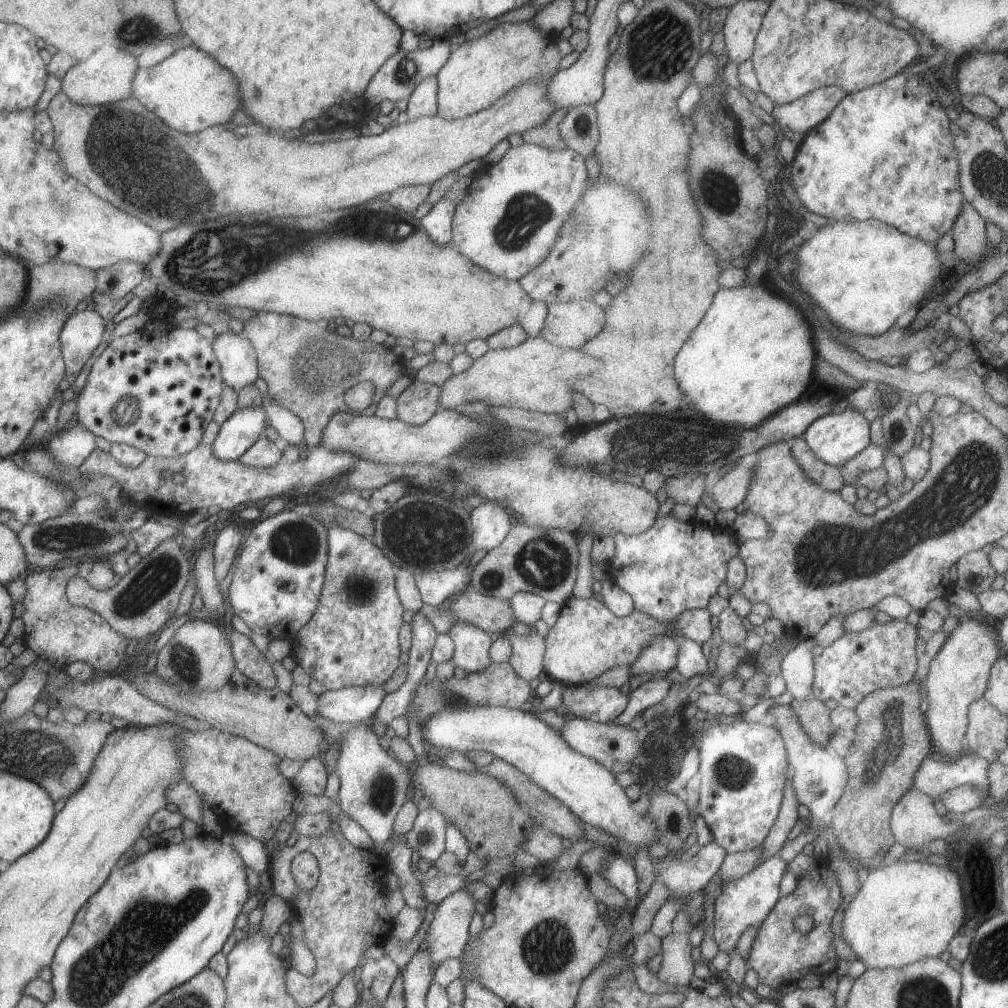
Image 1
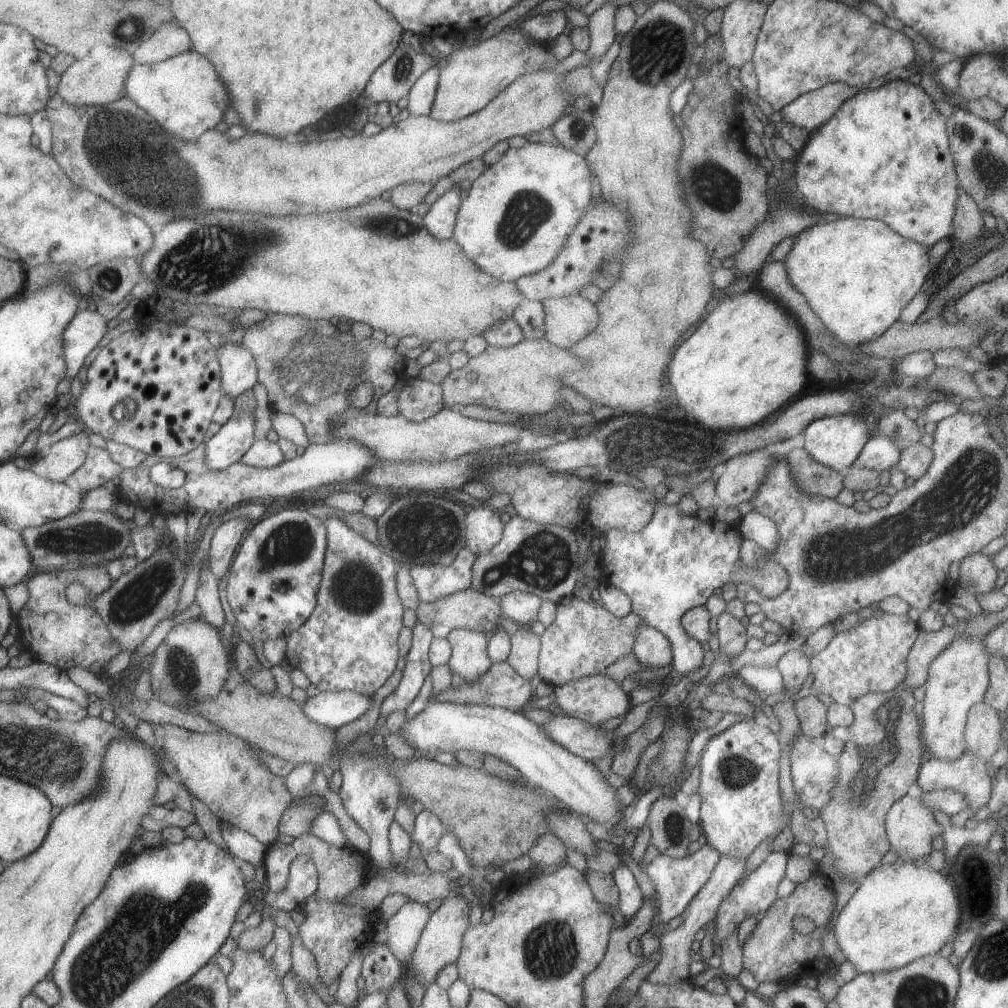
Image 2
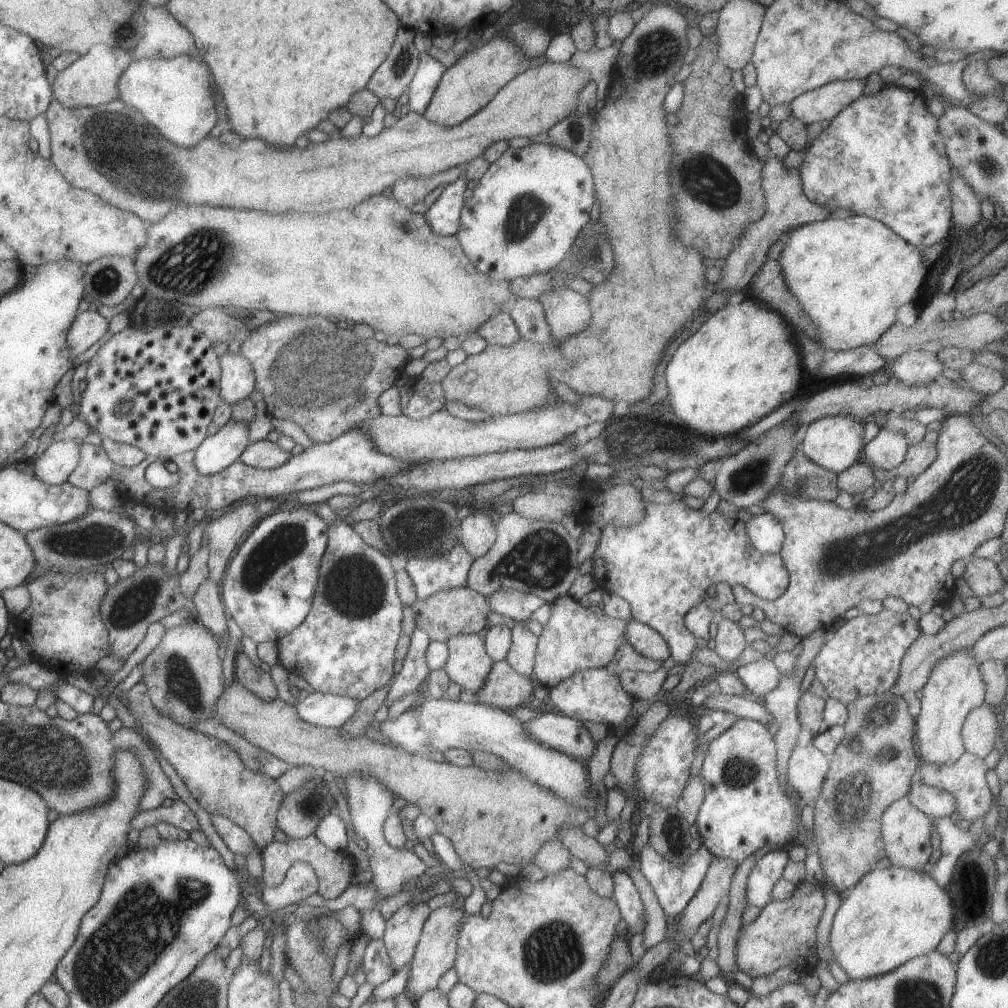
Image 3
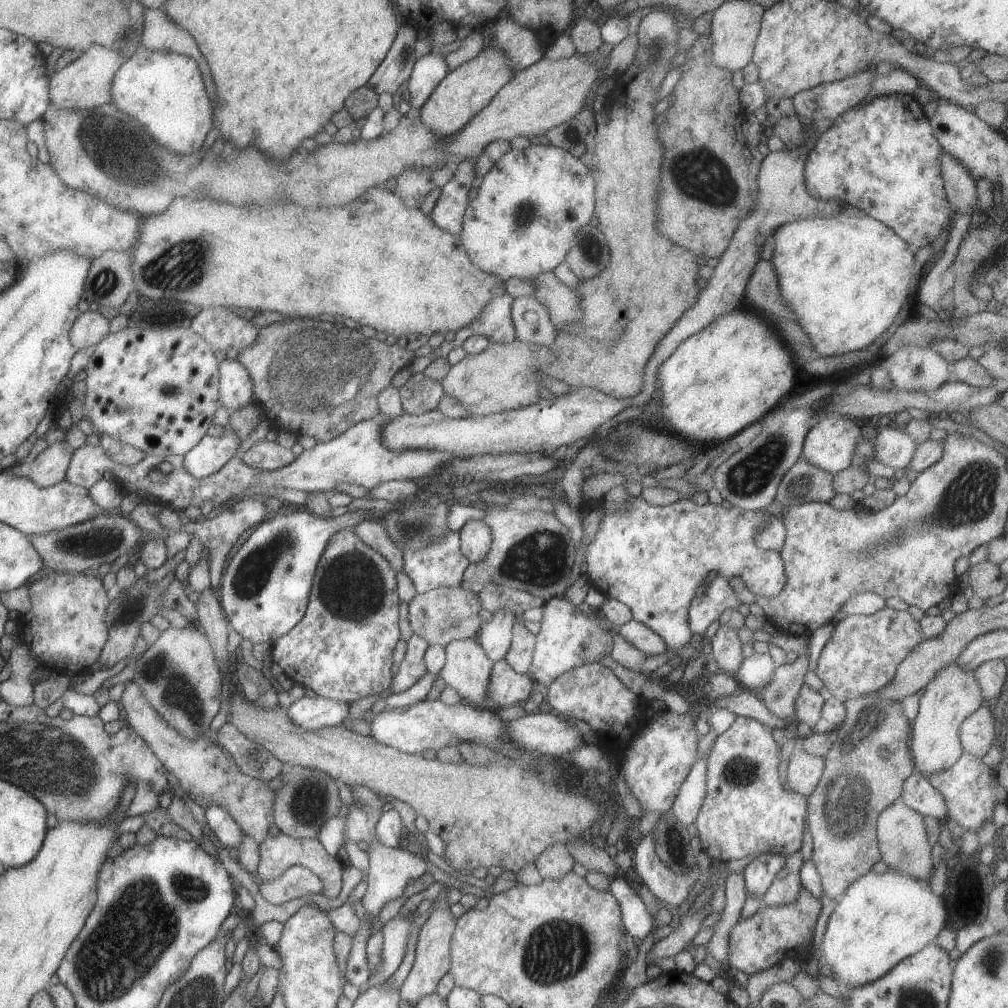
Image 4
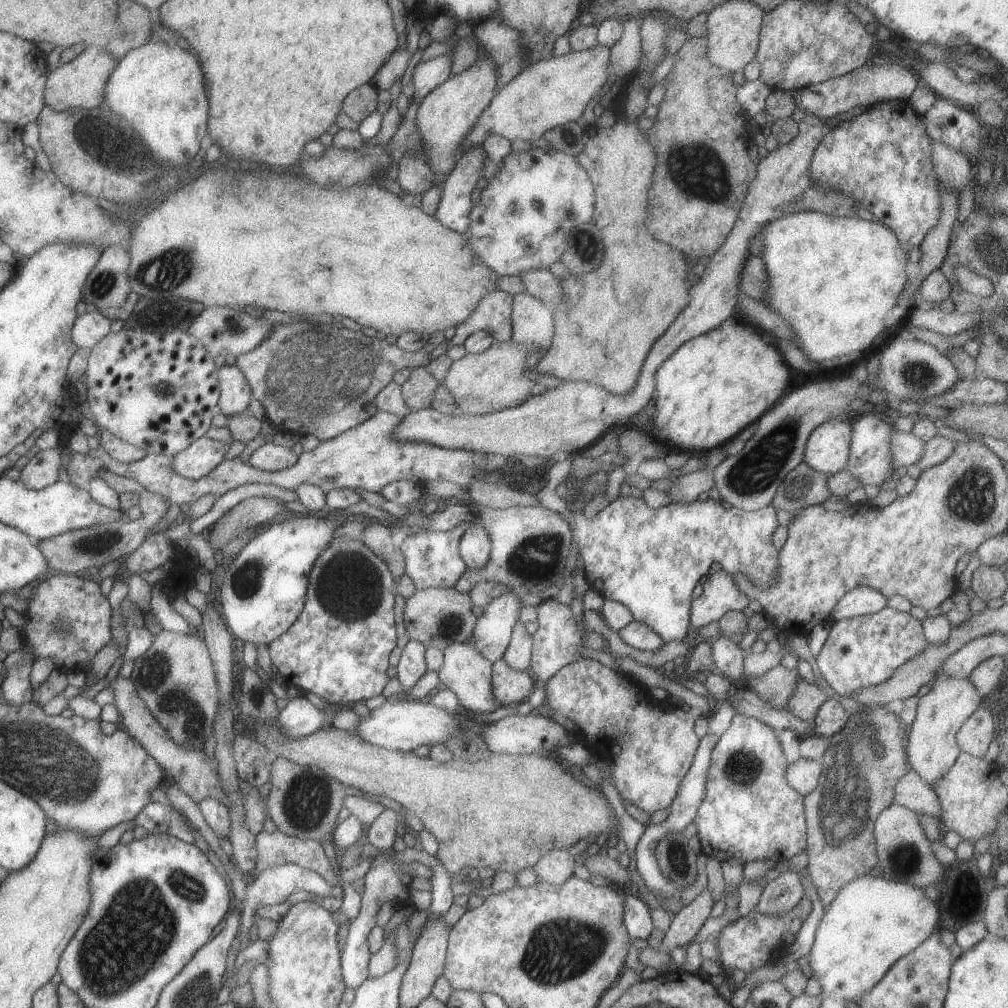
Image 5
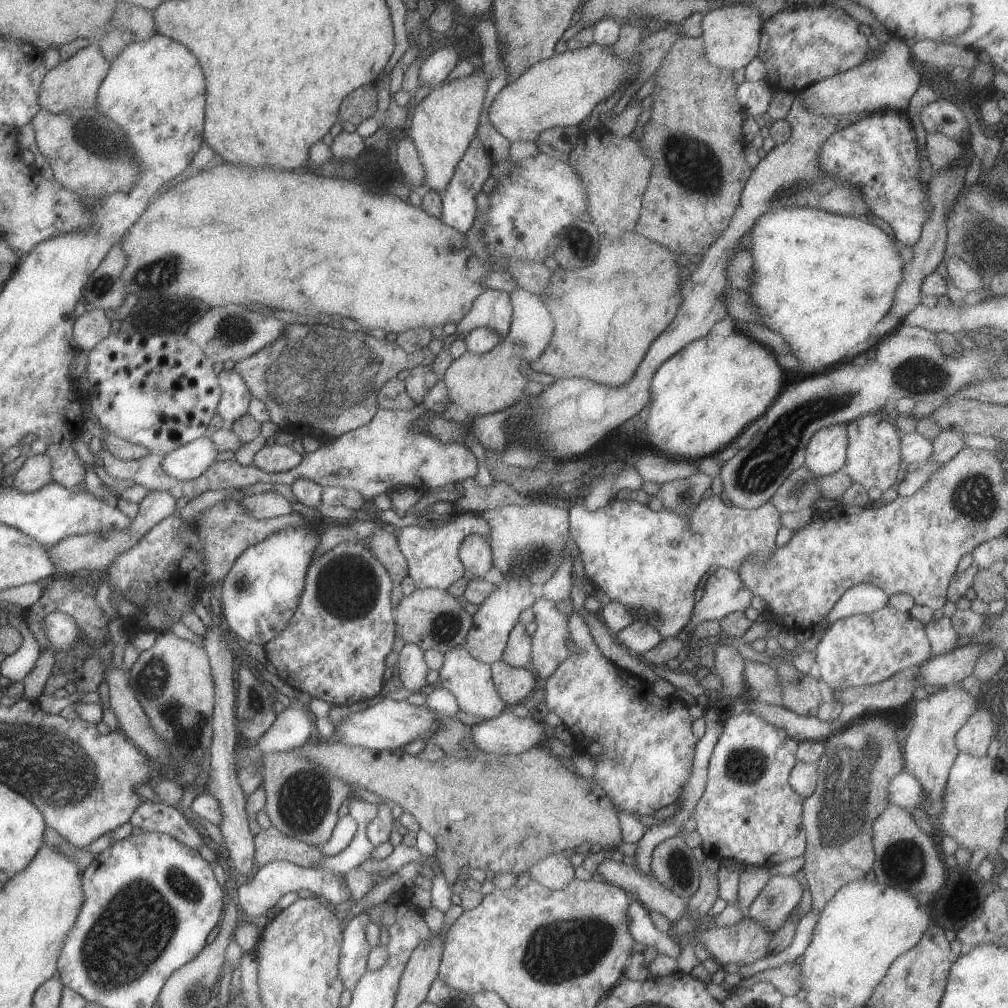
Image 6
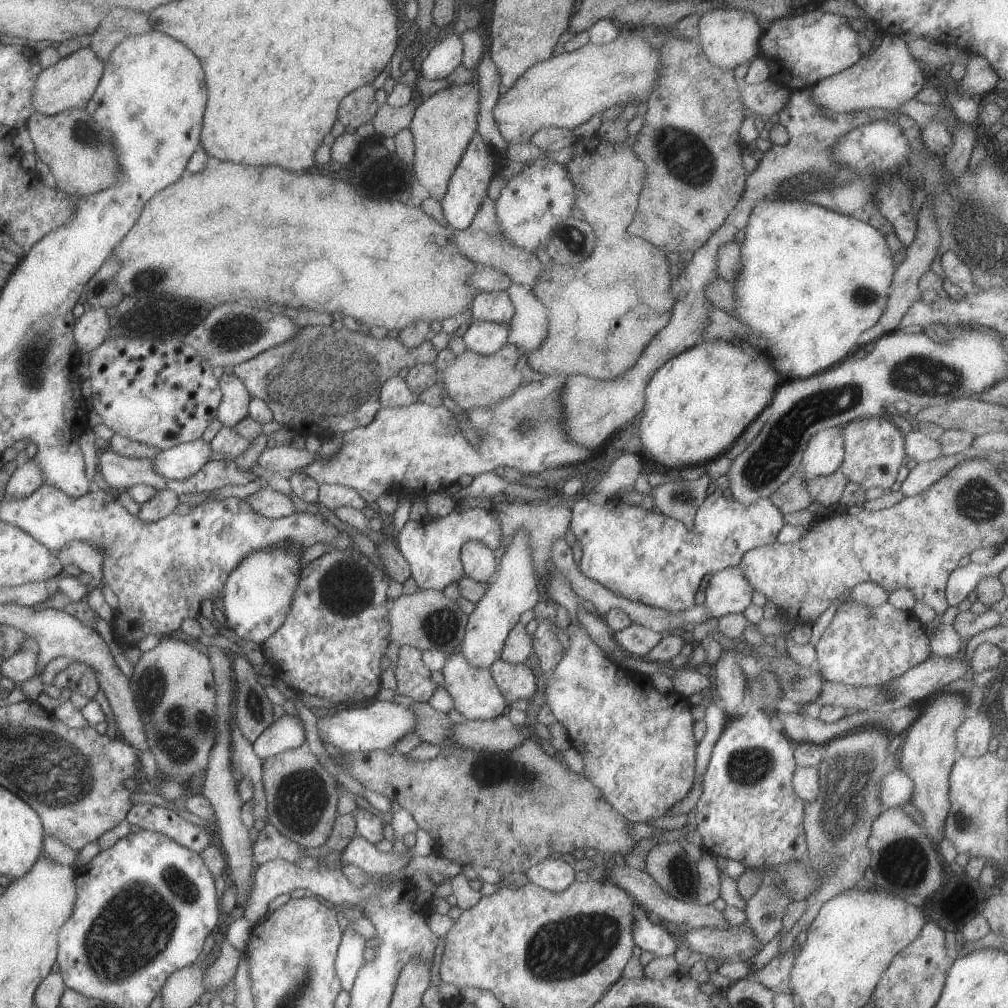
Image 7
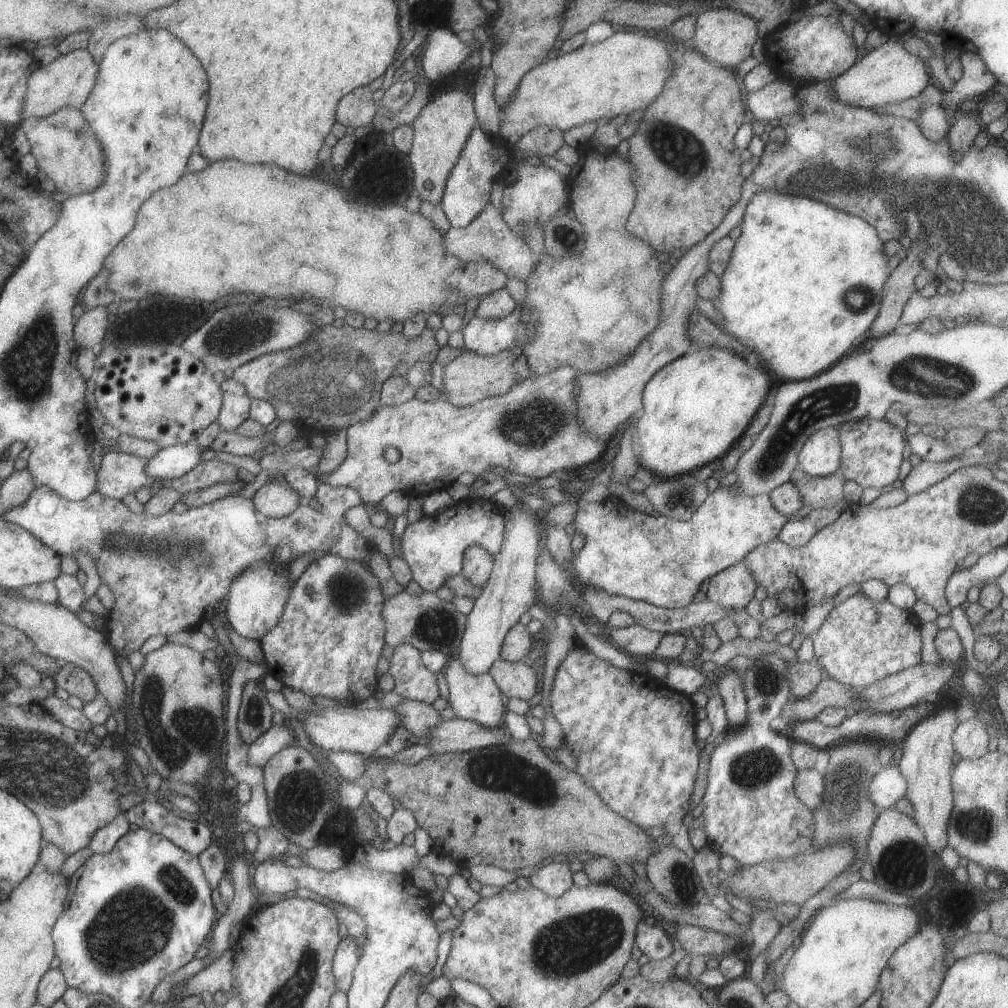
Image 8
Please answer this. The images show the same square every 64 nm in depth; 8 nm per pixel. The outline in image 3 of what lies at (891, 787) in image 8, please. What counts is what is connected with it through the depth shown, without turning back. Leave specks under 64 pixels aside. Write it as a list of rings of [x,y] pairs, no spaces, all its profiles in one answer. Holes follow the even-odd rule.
[[[917,776],[907,797],[915,807],[933,819],[950,817],[957,810],[957,800],[951,792],[928,786],[918,780]]]

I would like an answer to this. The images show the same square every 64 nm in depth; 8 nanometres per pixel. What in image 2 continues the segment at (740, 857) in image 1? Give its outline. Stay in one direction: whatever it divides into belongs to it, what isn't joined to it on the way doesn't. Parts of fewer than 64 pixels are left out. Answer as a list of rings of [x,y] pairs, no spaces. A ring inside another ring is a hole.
[[[721,856],[718,864],[714,867],[711,879],[698,891],[698,894],[682,912],[682,925],[675,930],[669,928],[659,938],[660,960],[646,979],[663,985],[675,985],[680,981],[692,980],[689,966],[691,960],[695,957],[690,949],[694,944],[694,934],[708,922],[714,920],[719,904],[730,894],[731,888],[745,876],[746,866],[746,859],[735,856]]]

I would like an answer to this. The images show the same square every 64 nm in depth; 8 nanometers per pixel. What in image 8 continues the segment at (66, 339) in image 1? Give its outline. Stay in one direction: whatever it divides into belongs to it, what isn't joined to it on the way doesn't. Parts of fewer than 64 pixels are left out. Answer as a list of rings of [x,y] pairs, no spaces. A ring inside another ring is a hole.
[[[98,306],[94,309],[87,309],[76,322],[75,340],[81,349],[92,349],[104,340],[106,328],[108,328],[108,315],[106,307]]]

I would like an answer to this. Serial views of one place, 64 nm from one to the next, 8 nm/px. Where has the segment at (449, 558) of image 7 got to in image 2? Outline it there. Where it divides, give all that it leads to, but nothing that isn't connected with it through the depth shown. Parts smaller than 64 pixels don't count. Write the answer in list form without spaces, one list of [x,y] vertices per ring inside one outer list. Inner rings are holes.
[[[466,546],[450,566],[412,565],[409,567],[421,602],[433,603],[472,586],[473,564],[477,556]]]

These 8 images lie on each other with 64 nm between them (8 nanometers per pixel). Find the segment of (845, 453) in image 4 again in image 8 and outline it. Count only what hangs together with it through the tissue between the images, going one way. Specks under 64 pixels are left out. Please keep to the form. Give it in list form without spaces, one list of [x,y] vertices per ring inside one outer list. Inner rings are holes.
[[[821,429],[808,436],[798,454],[798,468],[809,476],[828,477],[840,469],[841,455],[839,429]]]

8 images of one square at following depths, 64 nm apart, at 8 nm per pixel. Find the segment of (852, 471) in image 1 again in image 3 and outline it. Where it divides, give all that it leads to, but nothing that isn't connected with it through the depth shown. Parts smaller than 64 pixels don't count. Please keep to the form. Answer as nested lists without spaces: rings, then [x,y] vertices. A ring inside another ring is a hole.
[[[880,428],[878,434],[863,448],[864,463],[875,469],[893,469],[904,460],[909,446],[907,438],[901,433]]]

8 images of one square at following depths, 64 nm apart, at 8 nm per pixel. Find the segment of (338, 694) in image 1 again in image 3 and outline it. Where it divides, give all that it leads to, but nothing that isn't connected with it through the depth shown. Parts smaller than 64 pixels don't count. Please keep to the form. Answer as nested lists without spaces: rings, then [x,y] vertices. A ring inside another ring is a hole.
[[[314,692],[299,699],[295,707],[300,718],[314,726],[342,729],[356,714],[360,701],[349,696]]]

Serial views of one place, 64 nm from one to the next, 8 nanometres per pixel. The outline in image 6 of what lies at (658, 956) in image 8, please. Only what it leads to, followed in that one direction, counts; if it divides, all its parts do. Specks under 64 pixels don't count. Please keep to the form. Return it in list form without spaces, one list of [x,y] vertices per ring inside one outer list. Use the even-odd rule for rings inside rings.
[[[633,899],[628,906],[628,929],[634,941],[645,945],[645,948],[653,947],[660,955],[678,958],[680,946],[678,940],[670,936],[669,932],[662,932],[654,926],[650,911],[644,904]]]

